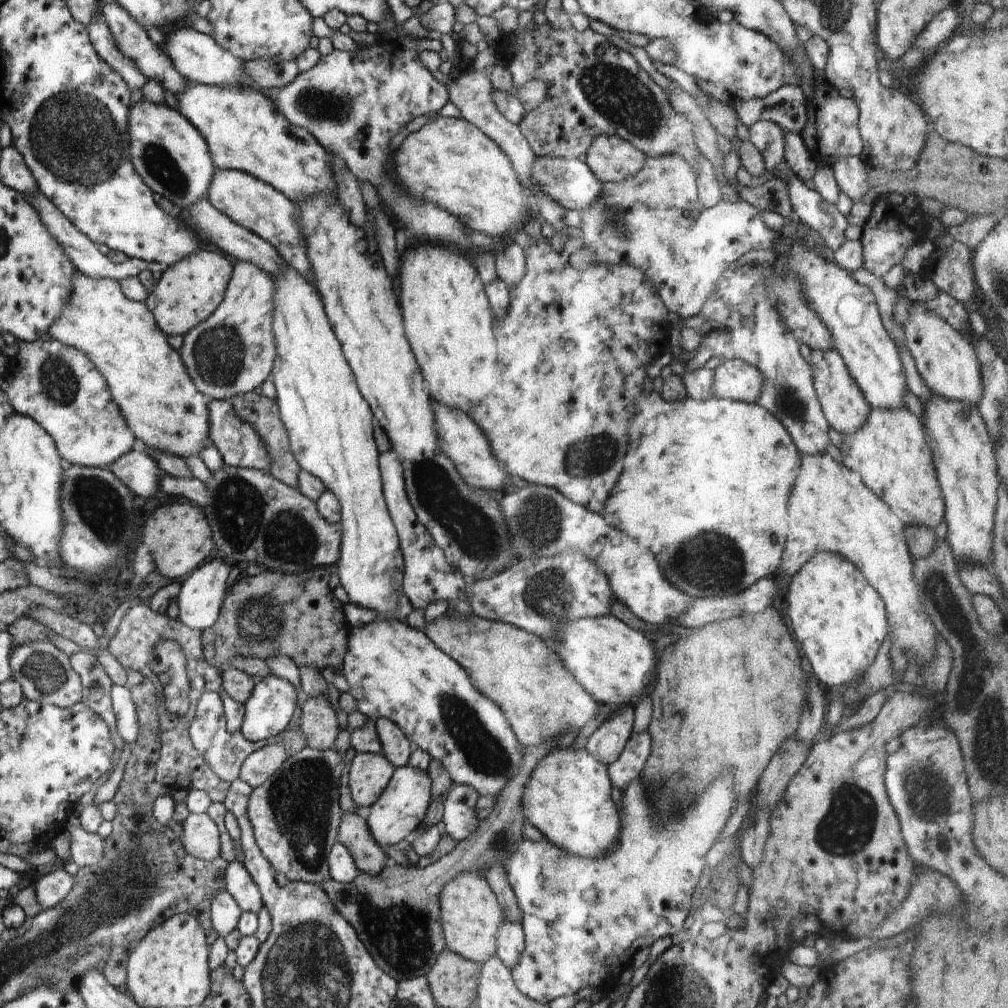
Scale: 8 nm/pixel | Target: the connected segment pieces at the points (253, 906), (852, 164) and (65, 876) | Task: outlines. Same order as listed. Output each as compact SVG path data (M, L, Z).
M233 860L226 867L224 888L228 891L242 912L257 914L263 906L263 900L254 882L244 865Z
M859 156L834 157L830 166L838 188L854 203L858 202L862 195L870 189L867 179L868 167Z
M65 869L52 871L42 876L35 884L37 899L41 907L49 909L55 907L71 891L74 877L65 872Z

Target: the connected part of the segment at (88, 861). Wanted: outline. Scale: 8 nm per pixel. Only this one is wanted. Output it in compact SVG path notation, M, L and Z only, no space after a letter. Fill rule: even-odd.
M77 817L69 822L71 861L79 868L96 864L103 855L104 839L98 833L86 832Z

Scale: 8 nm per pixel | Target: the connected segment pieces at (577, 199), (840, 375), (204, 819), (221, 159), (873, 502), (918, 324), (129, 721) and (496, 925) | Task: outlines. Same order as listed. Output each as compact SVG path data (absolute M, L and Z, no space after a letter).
M536 157L532 165L531 181L550 200L557 202L565 210L584 211L603 193L602 182L597 179L587 162L579 159Z
M834 348L812 351L811 356L814 362L812 366L813 387L829 426L841 434L857 431L865 423L871 406L866 402L865 396L851 377L840 353Z
M190 813L182 822L184 850L203 861L213 861L221 856L219 830L208 813Z
M186 80L185 87L177 94L178 100L178 112L182 113L189 121L194 125L194 128L198 129L198 132L206 139L206 144L213 160L216 169L230 169L235 171L242 171L258 177L258 180L263 180L266 184L269 184L272 188L275 188L278 192L281 192L289 198L291 201L301 201L302 199L309 199L310 195L336 195L337 185L335 184L335 178L332 178L332 171L329 167L330 152L326 150L316 139L312 136L311 132L308 132L302 127L294 126L286 117L275 107L275 104L266 96L263 91L252 89L251 87L244 87L238 89L238 86L231 87L230 85L216 86L195 83Z
M822 453L820 456L800 456L800 466L798 466L798 474L796 474L796 482L792 486L792 494L790 494L790 512L788 512L788 536L786 536L786 548L782 552L782 560L779 564L779 570L783 570L783 575L786 578L793 577L802 565L805 565L812 554L826 550L826 552L834 552L842 555L845 559L848 559L852 564L855 564L864 575L864 578L876 589L876 592L882 597L885 602L885 609L888 615L888 624L891 634L892 646L901 648L904 652L904 648L909 648L910 652L914 654L914 658L918 662L920 676L923 676L923 666L929 663L930 659L933 659L933 652L935 651L935 644L937 643L937 636L939 635L937 629L927 615L925 609L921 604L921 590L917 587L917 584L913 579L913 557L908 550L905 539L905 525L903 522L892 512L892 509L883 501L878 498L863 482L862 477L858 471L846 468L842 463L838 464L835 459L832 459L828 453Z
M917 301L910 305L908 318L903 322L902 329L906 348L910 351L924 384L932 394L977 406L982 396L983 384L980 363L973 344L968 342L960 331L952 328L945 320Z
M117 684L111 686L110 691L111 705L116 717L115 728L118 736L131 744L136 740L139 731L137 719L137 708L131 697L130 691Z
M458 873L439 894L440 918L445 946L475 963L484 964L496 954L497 932L504 920L502 907L485 878L477 873Z

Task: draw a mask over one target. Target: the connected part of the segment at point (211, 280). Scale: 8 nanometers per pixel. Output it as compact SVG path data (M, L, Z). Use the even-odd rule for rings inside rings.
M200 249L164 269L160 282L146 297L146 306L167 337L184 336L218 308L232 274L233 266L222 254Z

